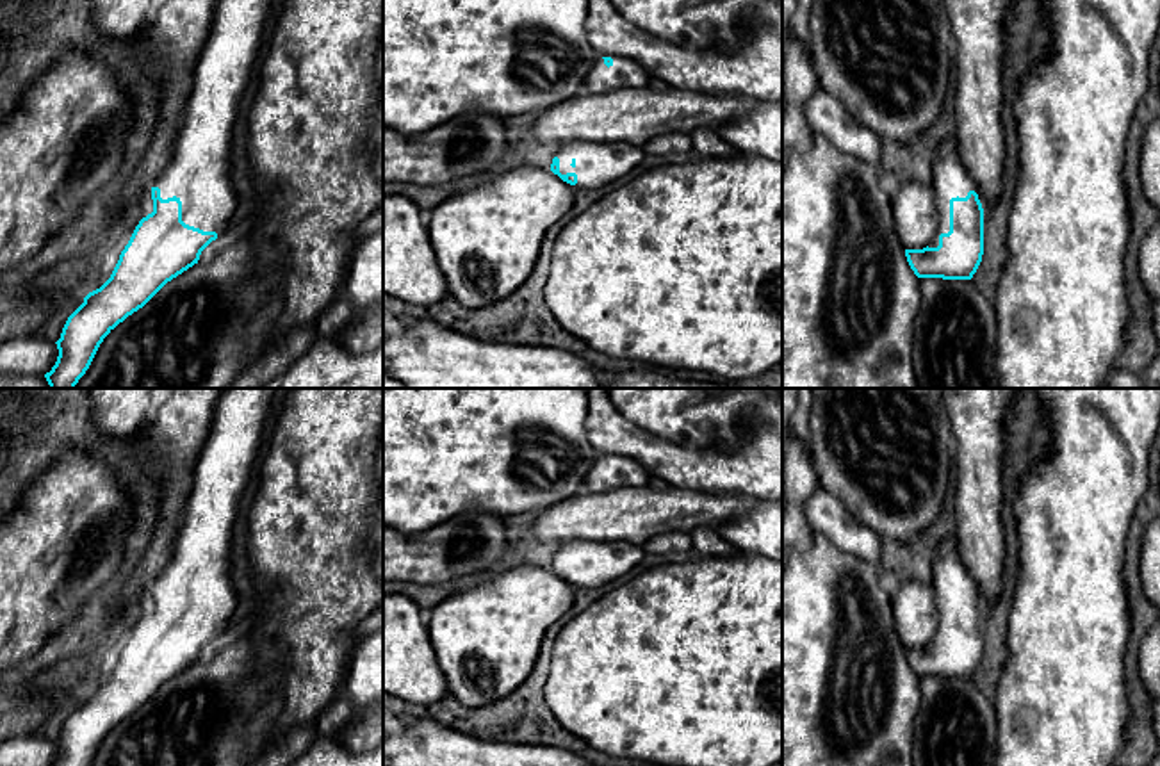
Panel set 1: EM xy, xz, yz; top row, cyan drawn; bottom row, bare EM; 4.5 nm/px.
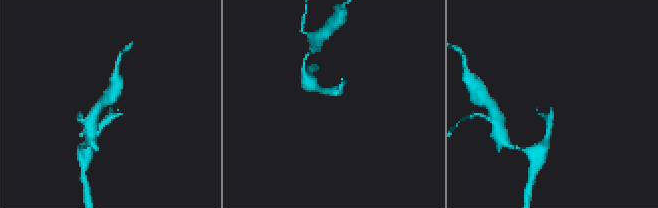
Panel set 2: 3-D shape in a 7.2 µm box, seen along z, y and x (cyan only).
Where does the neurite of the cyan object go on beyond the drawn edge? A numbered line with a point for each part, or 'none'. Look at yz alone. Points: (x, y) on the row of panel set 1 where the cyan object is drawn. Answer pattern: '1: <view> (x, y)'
1: yz (950, 179)

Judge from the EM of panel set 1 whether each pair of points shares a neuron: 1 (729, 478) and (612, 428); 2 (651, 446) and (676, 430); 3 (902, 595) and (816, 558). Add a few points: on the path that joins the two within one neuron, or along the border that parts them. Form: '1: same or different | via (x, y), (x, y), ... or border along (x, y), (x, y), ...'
1: same | via (701, 469), (681, 467), (640, 446)
2: different | border along (626, 419), (669, 440), (704, 449)
3: different | border along (891, 586), (891, 620), (898, 633)

